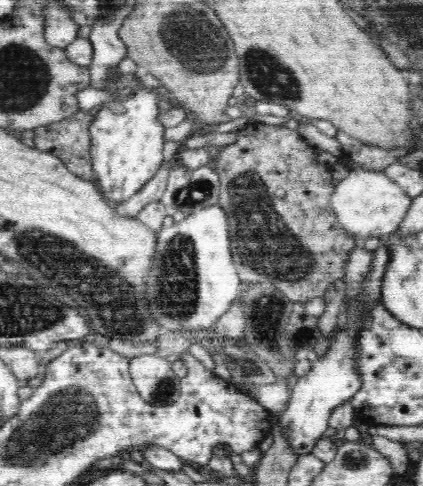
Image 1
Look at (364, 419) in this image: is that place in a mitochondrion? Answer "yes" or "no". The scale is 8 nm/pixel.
no

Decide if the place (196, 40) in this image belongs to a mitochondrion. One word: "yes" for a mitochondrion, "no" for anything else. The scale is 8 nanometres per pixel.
yes

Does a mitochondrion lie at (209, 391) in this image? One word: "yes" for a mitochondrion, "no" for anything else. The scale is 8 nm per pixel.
no

